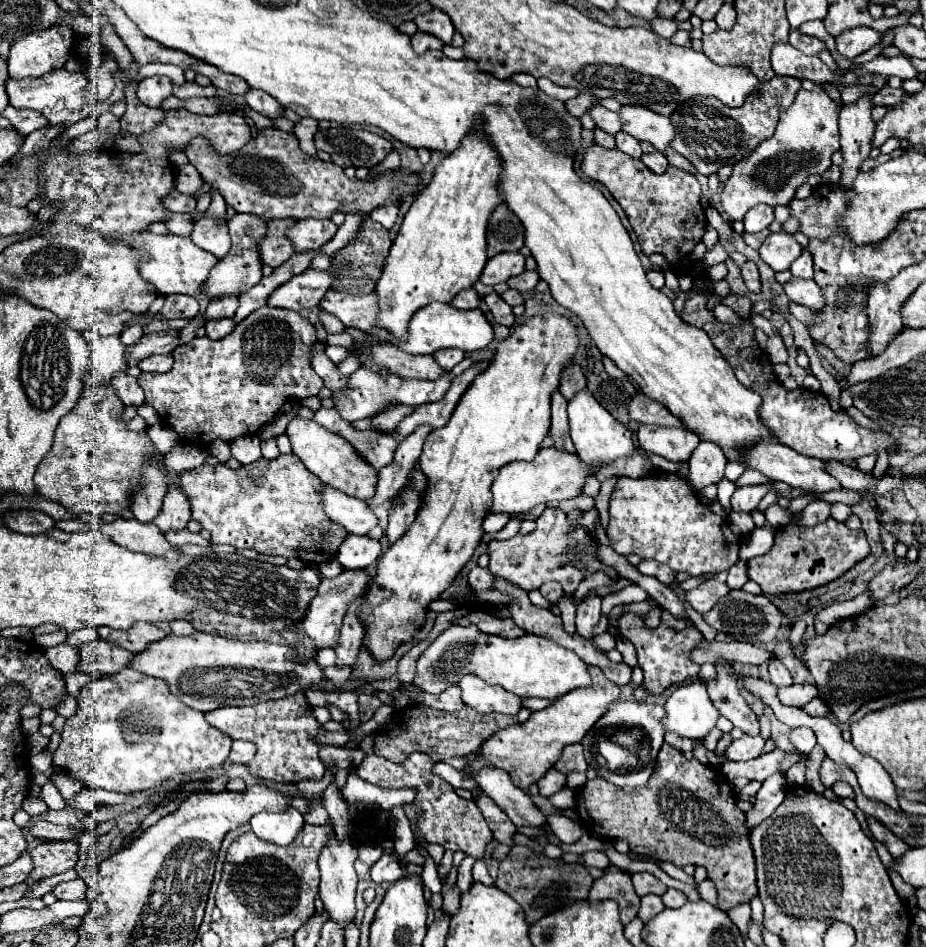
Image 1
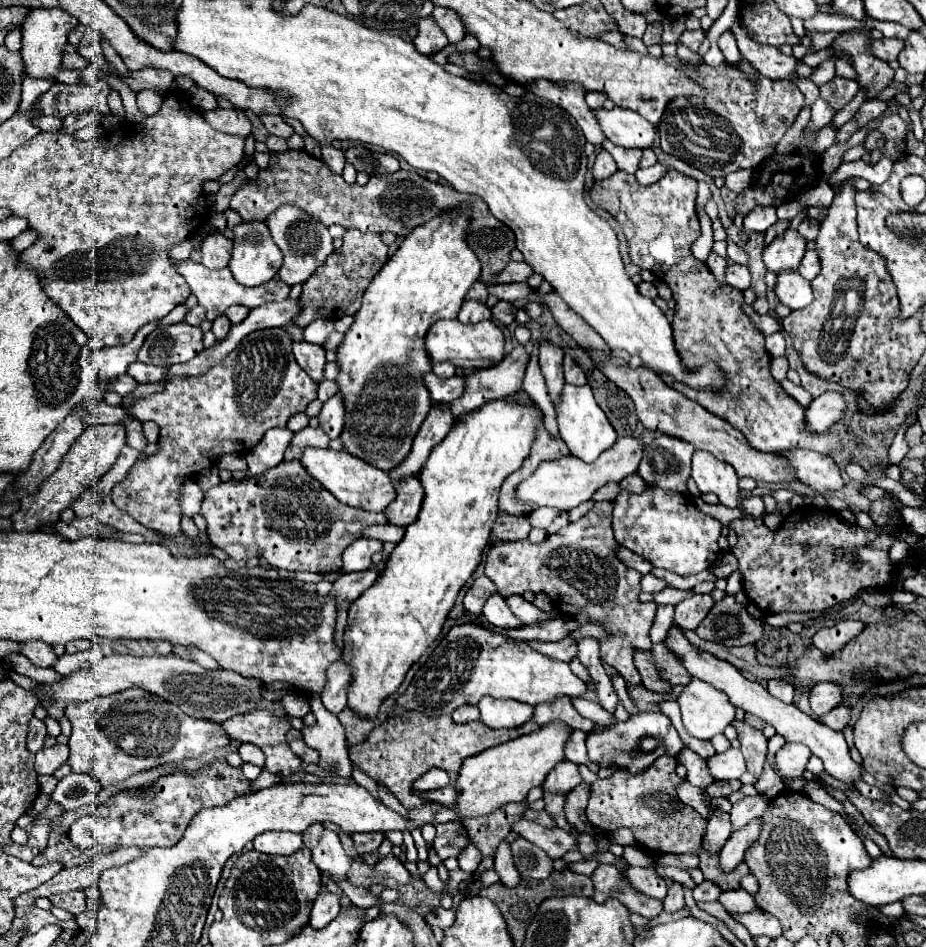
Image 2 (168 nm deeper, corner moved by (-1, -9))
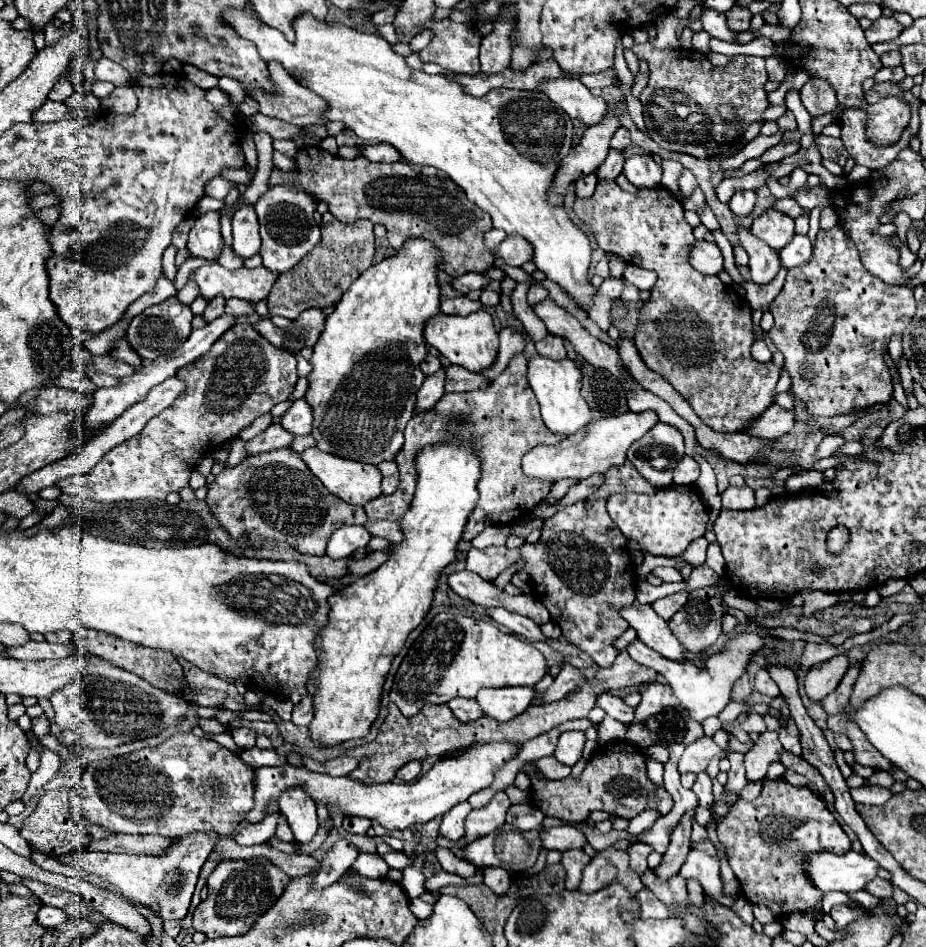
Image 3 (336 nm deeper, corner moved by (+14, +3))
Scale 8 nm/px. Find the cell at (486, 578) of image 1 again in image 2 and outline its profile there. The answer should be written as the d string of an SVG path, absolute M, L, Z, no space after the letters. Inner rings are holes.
M494 593L492 597L488 597L488 601L484 603L482 615L498 627L522 627L522 623L512 615L512 611L508 609L504 597L500 593Z

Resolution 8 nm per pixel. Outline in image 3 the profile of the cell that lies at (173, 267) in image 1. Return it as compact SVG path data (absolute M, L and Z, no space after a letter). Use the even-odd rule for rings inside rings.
M211 263L193 271L193 277L201 289L201 295L207 301L217 295L223 295L225 299L237 297L249 303L259 303L267 299L277 279L277 273L271 273L269 269L263 267L257 269L241 267L237 271L229 271L219 263Z

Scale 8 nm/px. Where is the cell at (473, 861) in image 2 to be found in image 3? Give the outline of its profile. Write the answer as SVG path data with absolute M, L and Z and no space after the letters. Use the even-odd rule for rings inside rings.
M497 791L485 807L473 809L467 815L467 819L465 819L465 837L469 841L475 841L475 839L479 839L483 835L489 835L495 829L499 829L503 825L503 817L505 817L509 807L511 807L511 801L505 795L505 791Z

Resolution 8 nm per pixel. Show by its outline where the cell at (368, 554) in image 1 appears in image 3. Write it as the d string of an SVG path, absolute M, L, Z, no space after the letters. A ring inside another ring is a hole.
M345 525L341 529L337 529L327 545L327 555L333 559L345 559L349 557L349 553L357 551L359 547L365 547L369 543L371 535L365 527L357 527L357 525Z

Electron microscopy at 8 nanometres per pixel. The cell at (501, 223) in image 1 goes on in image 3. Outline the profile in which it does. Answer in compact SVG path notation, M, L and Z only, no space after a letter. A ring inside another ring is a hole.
M321 147L299 149L297 169L297 175L273 169L269 185L291 183L317 201L327 201L329 211L343 223L371 219L373 223L385 225L389 245L395 251L399 251L409 237L431 241L441 253L439 269L451 277L459 277L469 271L479 273L493 267L493 255L483 245L483 235L493 227L491 217L473 205L465 197L465 191L447 175L427 177L405 161L387 165L371 163L365 157L341 159Z

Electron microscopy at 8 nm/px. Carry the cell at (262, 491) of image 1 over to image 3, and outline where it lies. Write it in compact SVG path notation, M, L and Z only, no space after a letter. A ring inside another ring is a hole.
M287 447L247 457L237 467L223 469L209 485L205 501L231 537L287 541L299 553L307 555L325 555L325 545L335 529L343 525L365 525L367 521L363 507L349 505L331 495L309 471L301 455ZM265 487L275 487L277 491L265 491Z

